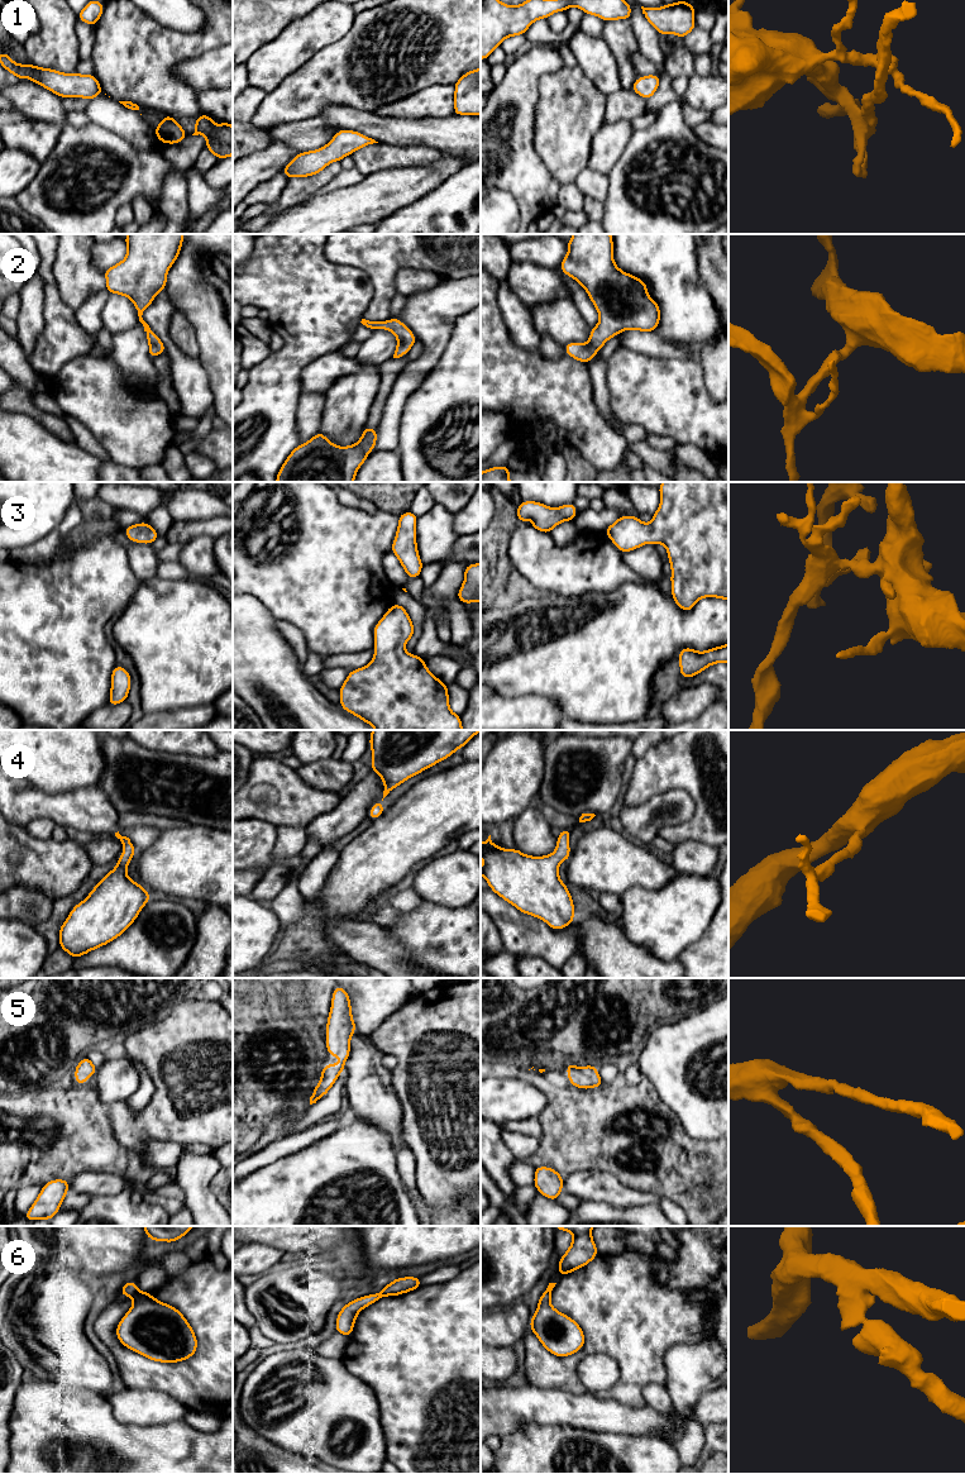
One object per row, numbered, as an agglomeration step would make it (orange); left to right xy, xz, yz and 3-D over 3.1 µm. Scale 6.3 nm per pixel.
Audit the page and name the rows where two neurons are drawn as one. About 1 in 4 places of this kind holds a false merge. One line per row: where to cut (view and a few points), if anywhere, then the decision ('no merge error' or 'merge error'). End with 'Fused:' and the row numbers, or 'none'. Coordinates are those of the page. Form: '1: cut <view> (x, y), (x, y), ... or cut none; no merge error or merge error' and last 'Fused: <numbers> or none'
1: cut none; no merge error
2: cut none; no merge error
3: cut none; no merge error
4: cut none; no merge error
5: cut none; no merge error
6: cut xy (138, 1289), (130, 1296); merge error
Fused: 6

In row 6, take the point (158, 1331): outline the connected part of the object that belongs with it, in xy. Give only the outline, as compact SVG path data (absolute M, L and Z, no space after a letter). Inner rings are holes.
M137 1291L133 1306L116 1326L120 1344L152 1361L178 1363L195 1355L197 1337L173 1306Z

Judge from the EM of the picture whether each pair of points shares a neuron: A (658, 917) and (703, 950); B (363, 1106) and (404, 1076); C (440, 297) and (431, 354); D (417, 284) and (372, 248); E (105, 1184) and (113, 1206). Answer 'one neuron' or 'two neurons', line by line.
A: two neurons
B: two neurons
C: one neuron
D: two neurons
E: two neurons

